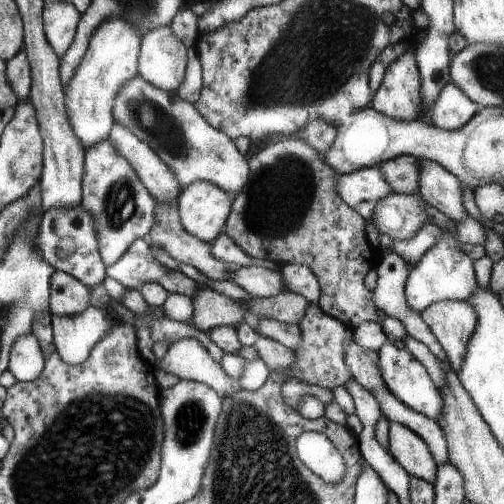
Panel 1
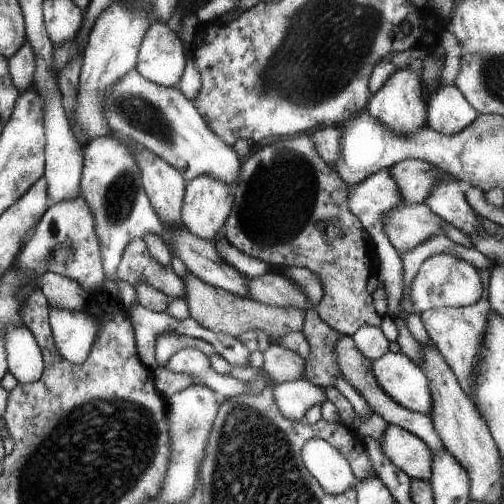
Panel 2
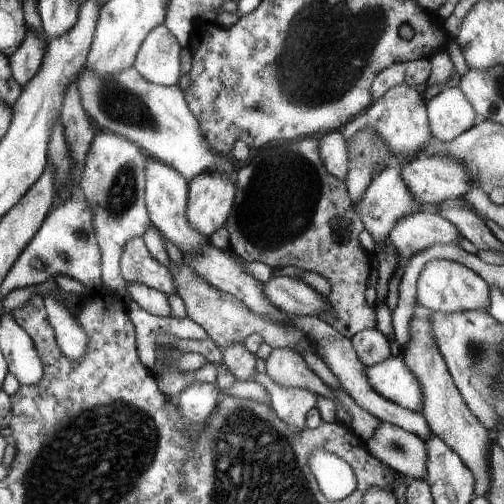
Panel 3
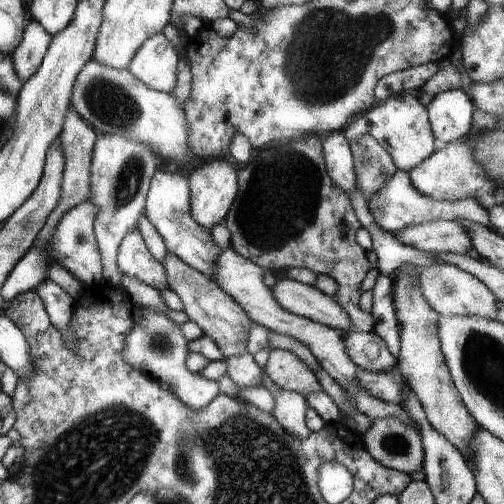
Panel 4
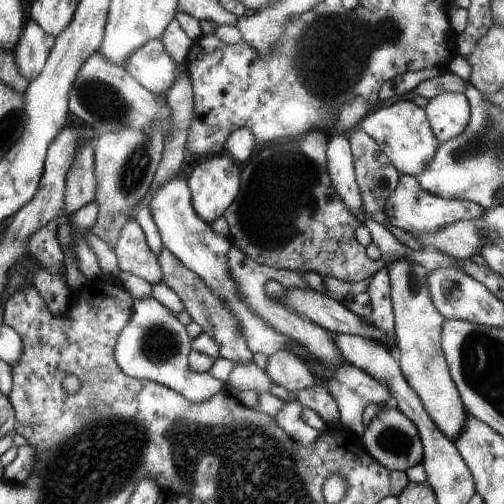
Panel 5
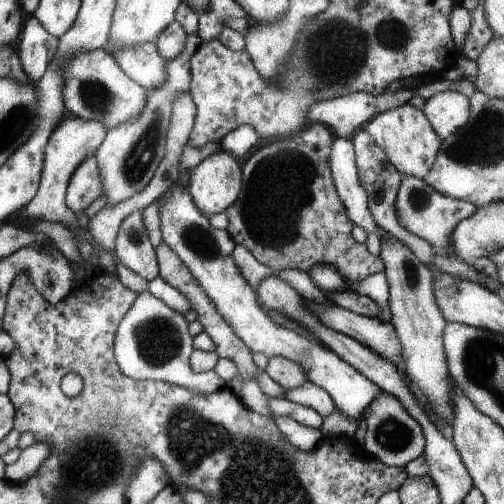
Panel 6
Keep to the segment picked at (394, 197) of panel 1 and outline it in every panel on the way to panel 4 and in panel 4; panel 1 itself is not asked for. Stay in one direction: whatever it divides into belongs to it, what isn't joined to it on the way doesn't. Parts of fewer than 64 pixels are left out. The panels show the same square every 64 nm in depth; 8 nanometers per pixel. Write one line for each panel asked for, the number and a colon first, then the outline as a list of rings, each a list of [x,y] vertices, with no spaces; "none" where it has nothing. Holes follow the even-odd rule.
2: [[[401,204],[383,216],[383,232],[399,256],[417,244],[443,234],[443,218],[425,204]]]
3: [[[413,212],[401,218],[389,232],[389,240],[393,242],[401,264],[409,260],[409,256],[423,252],[435,244],[459,248],[459,238],[461,234],[457,226],[441,216],[425,212]]]
4: [[[429,222],[413,224],[393,234],[403,246],[413,246],[431,254],[459,254],[465,256],[473,244],[467,236],[467,228],[459,222]]]

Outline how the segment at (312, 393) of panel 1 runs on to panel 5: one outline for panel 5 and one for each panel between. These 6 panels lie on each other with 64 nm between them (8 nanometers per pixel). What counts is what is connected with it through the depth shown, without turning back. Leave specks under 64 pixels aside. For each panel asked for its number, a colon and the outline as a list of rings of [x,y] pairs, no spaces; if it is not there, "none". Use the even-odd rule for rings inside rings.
2: [[[305,380],[275,384],[273,398],[281,416],[293,422],[307,418],[307,412],[311,406],[321,406],[327,400],[323,394],[323,388],[313,386],[311,382],[305,382]]]
3: [[[255,374],[255,382],[269,392],[271,408],[275,410],[279,420],[287,426],[295,426],[303,430],[307,412],[315,406],[319,396],[301,388],[283,388],[275,384],[267,374]]]
4: [[[281,390],[279,394],[273,396],[275,398],[275,410],[273,410],[273,416],[275,420],[293,436],[305,440],[311,430],[307,426],[307,418],[305,418],[305,412],[309,410],[307,406],[307,400],[303,394],[299,392],[287,392],[287,390]]]
5: [[[285,402],[285,408],[275,414],[275,424],[279,428],[283,428],[283,432],[291,440],[299,442],[301,446],[311,446],[317,440],[317,436],[321,436],[321,432],[311,430],[305,424],[305,420],[301,418],[301,410],[303,410],[303,406],[299,402]]]

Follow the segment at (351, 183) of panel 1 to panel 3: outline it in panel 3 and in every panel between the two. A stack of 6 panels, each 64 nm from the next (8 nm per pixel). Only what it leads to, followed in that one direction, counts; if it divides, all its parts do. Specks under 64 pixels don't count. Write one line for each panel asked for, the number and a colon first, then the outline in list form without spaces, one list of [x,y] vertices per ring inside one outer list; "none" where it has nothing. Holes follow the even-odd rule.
2: [[[383,168],[383,170],[375,172],[375,174],[371,174],[371,176],[365,178],[361,184],[351,186],[349,192],[347,192],[349,210],[351,210],[355,216],[361,218],[361,224],[363,224],[365,232],[369,234],[369,240],[371,240],[371,246],[373,246],[373,254],[375,254],[375,262],[377,262],[377,266],[375,266],[375,276],[377,276],[379,284],[383,284],[383,288],[385,288],[385,298],[387,298],[387,310],[385,310],[385,314],[389,314],[391,318],[393,318],[393,316],[403,318],[405,324],[407,324],[407,328],[409,328],[409,332],[411,332],[411,336],[413,336],[421,346],[425,346],[425,344],[433,346],[433,342],[431,342],[431,338],[429,338],[429,334],[427,334],[427,330],[425,330],[425,326],[423,326],[421,316],[415,314],[415,312],[413,312],[413,314],[403,312],[403,306],[401,306],[401,298],[403,298],[403,262],[401,262],[401,256],[397,254],[397,250],[393,248],[393,244],[389,242],[389,238],[387,238],[385,232],[383,232],[383,216],[385,216],[387,212],[399,208],[403,202],[405,202],[405,200],[401,198],[401,192],[399,192],[399,186],[397,186],[397,182],[395,182],[395,178],[393,178],[393,174],[391,174],[391,168]]]
3: [[[401,166],[383,168],[383,170],[379,172],[379,176],[373,178],[373,180],[369,182],[369,186],[365,188],[361,200],[359,200],[357,206],[355,206],[355,212],[357,212],[357,216],[361,218],[365,230],[373,236],[373,242],[375,242],[375,244],[377,244],[377,242],[385,242],[385,240],[389,238],[389,232],[393,230],[393,226],[395,226],[401,218],[405,218],[405,216],[409,216],[409,214],[413,214],[413,212],[425,212],[425,214],[435,214],[435,216],[441,214],[441,212],[439,212],[439,206],[435,206],[435,204],[423,204],[423,202],[419,202],[419,200],[413,198],[413,194],[407,190],[407,186],[405,186],[405,182],[403,182],[403,178],[401,178]]]

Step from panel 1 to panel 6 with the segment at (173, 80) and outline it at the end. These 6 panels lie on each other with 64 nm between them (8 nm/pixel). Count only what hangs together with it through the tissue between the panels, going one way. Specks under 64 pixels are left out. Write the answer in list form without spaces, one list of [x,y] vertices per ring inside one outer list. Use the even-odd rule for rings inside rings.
[[[153,42],[127,46],[117,50],[113,58],[117,60],[117,66],[145,90],[163,86],[167,80],[167,62],[161,58]]]

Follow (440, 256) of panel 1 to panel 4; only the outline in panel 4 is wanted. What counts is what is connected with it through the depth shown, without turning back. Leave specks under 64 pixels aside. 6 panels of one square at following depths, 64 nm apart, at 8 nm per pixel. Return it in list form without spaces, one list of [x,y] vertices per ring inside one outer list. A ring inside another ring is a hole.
[[[435,262],[429,268],[423,268],[419,272],[419,286],[421,286],[421,294],[427,300],[427,304],[441,316],[479,316],[489,322],[497,322],[495,294],[491,294],[491,290],[481,280],[477,280],[473,274],[453,264]]]

